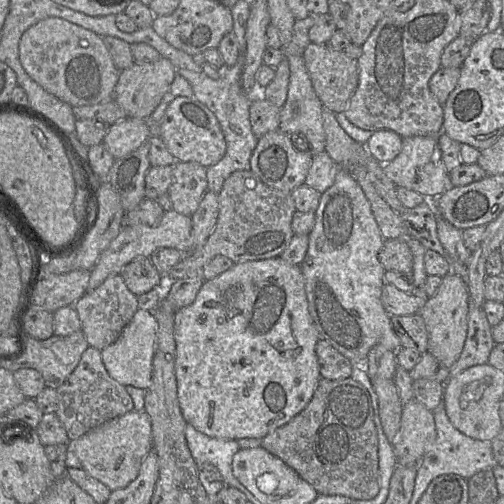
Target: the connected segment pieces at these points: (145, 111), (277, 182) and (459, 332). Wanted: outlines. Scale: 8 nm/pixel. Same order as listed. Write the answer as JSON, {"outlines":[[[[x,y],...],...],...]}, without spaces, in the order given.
{"outlines":[[[[167,58],[151,63],[134,63],[120,71],[113,99],[127,117],[146,120],[169,92],[177,68]]],[[[278,129],[258,139],[250,159],[250,170],[270,188],[291,193],[305,183],[313,157],[314,154],[309,150],[297,150],[292,144],[291,137]]],[[[450,272],[443,277],[435,295],[426,299],[418,312],[428,333],[427,352],[448,368],[451,368],[458,360],[465,343],[469,300],[470,295],[466,281],[460,275]]]]}

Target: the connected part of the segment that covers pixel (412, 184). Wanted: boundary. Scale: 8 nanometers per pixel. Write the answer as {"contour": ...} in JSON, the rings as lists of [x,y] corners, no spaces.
{"contour":[[[414,136],[402,139],[402,150],[395,159],[383,166],[386,176],[396,187],[416,191],[427,200],[436,200],[447,188],[448,171],[443,162],[438,136]]]}

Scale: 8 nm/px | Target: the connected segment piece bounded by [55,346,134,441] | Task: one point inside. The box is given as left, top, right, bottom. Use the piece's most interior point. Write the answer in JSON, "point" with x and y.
{"point":[89,397]}

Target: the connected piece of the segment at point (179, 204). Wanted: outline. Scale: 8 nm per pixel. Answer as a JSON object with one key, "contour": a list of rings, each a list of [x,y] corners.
{"contour":[[[175,162],[173,181],[167,192],[173,210],[186,216],[193,215],[207,191],[208,182],[204,166],[196,162]]]}

